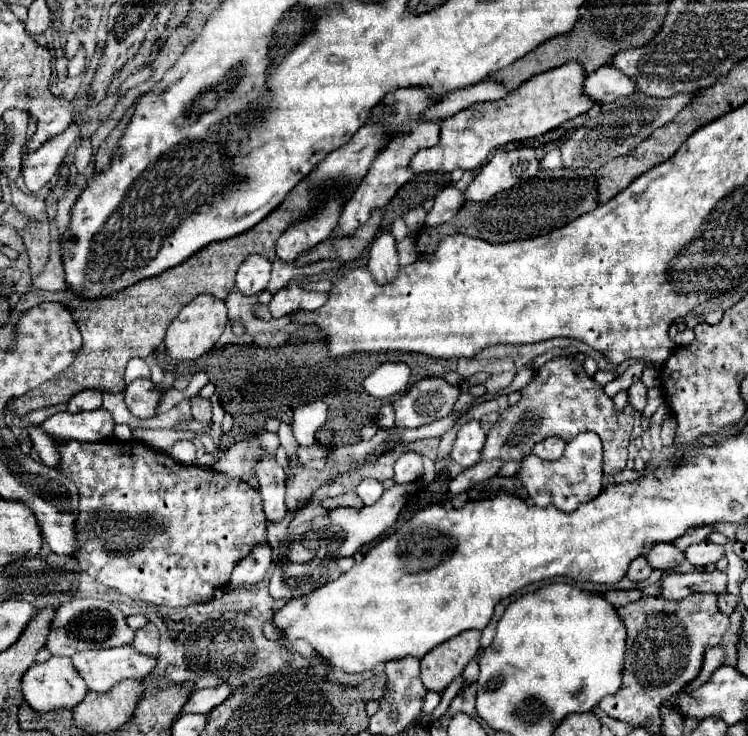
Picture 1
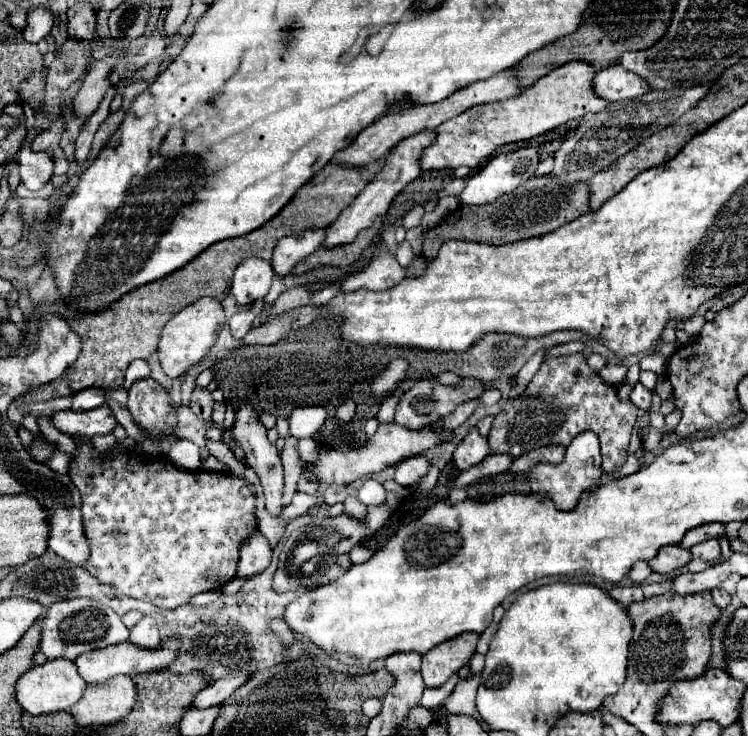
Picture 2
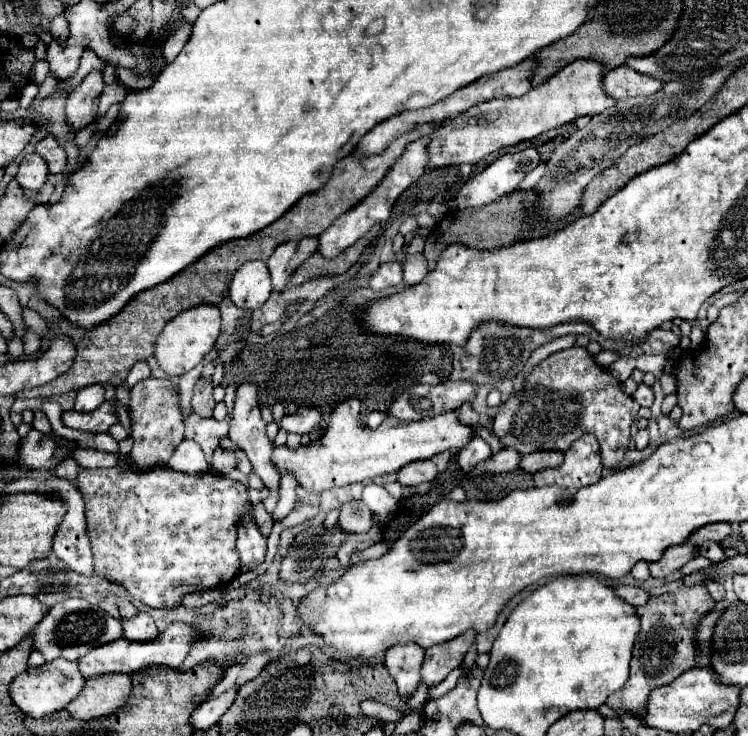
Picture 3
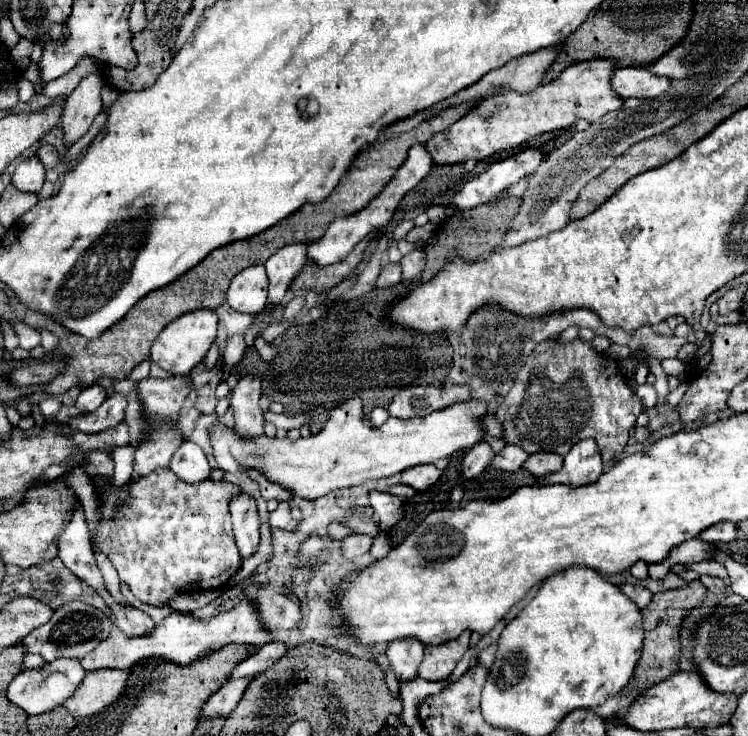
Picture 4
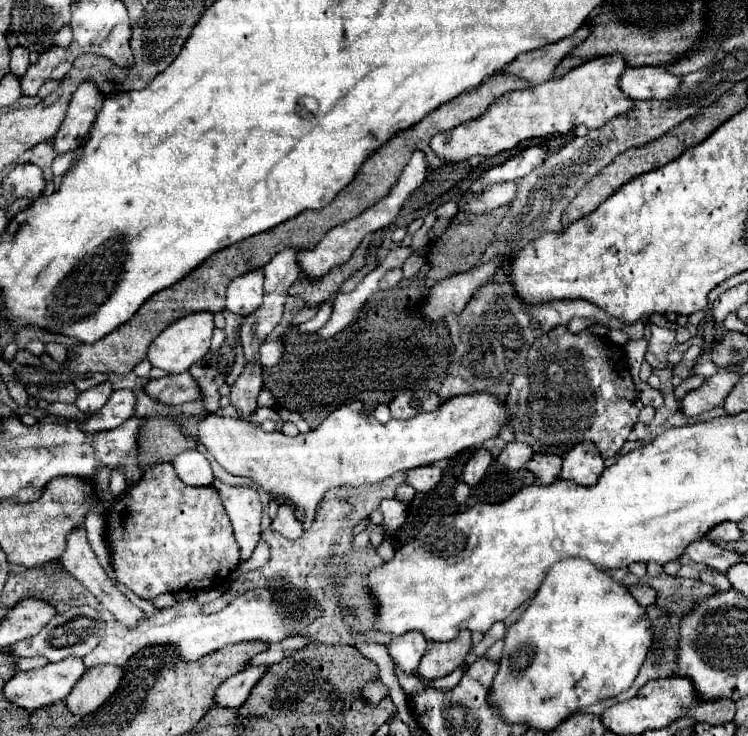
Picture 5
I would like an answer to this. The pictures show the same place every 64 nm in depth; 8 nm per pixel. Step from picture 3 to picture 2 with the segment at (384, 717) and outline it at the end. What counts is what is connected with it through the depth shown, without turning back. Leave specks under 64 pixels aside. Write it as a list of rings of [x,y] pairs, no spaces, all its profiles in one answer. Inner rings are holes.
[[[369,698],[365,700],[362,704],[362,712],[368,718],[372,719],[376,716],[382,708],[381,700],[376,698]]]

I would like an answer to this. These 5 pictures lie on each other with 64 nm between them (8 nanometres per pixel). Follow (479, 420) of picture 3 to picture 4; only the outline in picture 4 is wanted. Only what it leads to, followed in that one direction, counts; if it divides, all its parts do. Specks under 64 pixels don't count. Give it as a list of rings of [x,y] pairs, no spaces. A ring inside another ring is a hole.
[[[486,414],[486,416],[480,420],[480,424],[482,424],[482,428],[484,428],[486,434],[496,436],[496,438],[502,438],[502,426],[500,426],[500,422],[496,422],[496,418],[494,418],[492,414]]]

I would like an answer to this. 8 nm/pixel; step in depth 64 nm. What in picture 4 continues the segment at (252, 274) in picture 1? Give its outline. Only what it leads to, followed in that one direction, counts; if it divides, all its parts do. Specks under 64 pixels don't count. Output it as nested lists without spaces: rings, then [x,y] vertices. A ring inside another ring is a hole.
[[[262,264],[238,272],[228,288],[228,304],[238,312],[258,314],[268,300],[268,278]]]

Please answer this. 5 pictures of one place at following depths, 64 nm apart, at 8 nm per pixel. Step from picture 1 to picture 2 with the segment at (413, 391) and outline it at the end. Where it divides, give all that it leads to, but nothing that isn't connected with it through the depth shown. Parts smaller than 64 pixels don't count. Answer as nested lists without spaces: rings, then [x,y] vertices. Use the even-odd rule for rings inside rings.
[[[466,378],[462,380],[460,384],[456,386],[442,386],[438,384],[436,380],[420,380],[416,382],[410,390],[406,390],[396,406],[396,424],[400,426],[406,426],[406,428],[422,428],[426,424],[432,424],[436,422],[438,418],[454,412],[454,408],[470,398],[476,398],[480,396],[480,380],[474,380],[474,378]]]

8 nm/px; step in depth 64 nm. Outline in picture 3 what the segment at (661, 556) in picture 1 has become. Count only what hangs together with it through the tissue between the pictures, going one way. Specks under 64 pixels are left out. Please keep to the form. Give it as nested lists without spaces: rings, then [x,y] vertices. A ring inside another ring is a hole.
[[[690,542],[670,546],[660,560],[656,560],[656,562],[650,564],[650,574],[654,578],[666,578],[668,574],[680,570],[694,556],[698,556],[698,548],[694,548]]]

